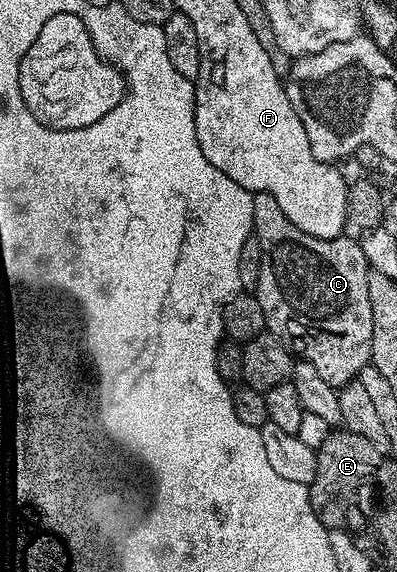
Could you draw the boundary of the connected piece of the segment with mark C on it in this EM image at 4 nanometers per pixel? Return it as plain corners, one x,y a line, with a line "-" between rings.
254,193
252,198
253,233
261,242
263,251
255,296
259,307
263,307
266,330
283,342
290,353
311,363
329,385
340,387
348,381
358,380
373,355
371,299
367,295
367,279
371,270
365,252
361,250
360,240
344,235
335,239
307,235
307,231
295,227
295,223
283,215
279,203
269,193

